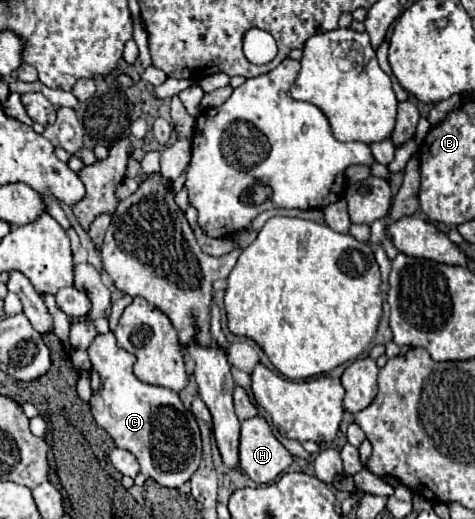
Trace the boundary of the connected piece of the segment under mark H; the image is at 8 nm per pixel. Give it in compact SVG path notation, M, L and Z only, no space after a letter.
M263 416L241 422L239 458L243 472L257 484L271 484L293 462Z

